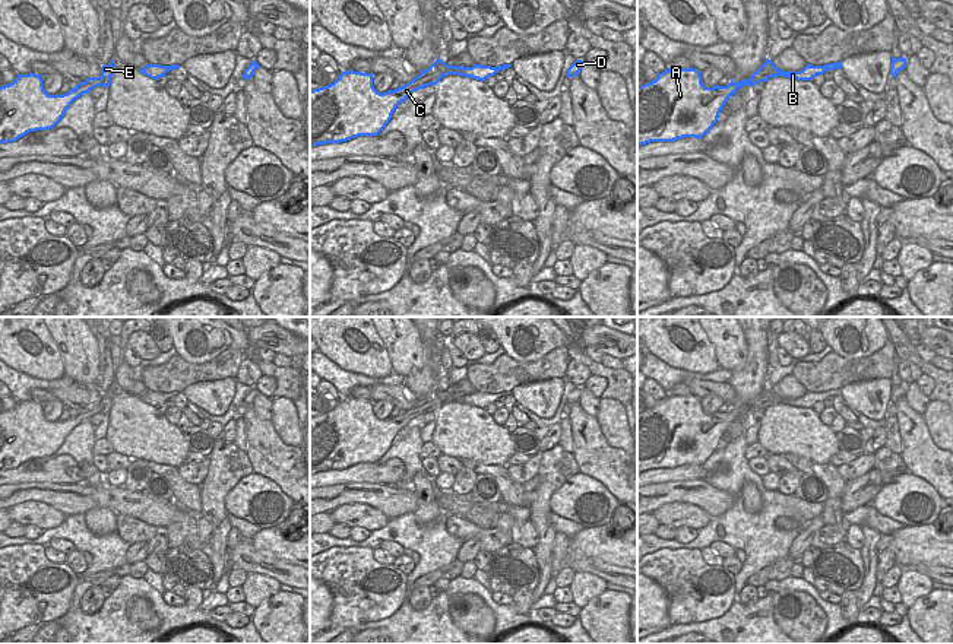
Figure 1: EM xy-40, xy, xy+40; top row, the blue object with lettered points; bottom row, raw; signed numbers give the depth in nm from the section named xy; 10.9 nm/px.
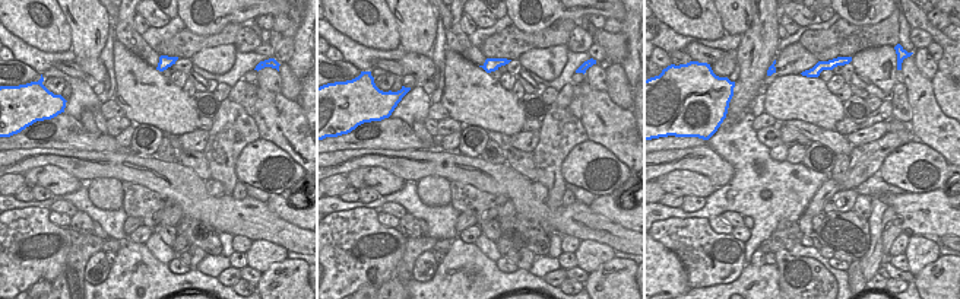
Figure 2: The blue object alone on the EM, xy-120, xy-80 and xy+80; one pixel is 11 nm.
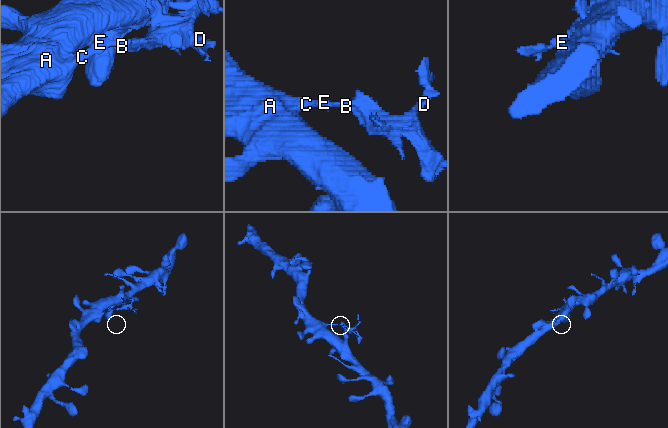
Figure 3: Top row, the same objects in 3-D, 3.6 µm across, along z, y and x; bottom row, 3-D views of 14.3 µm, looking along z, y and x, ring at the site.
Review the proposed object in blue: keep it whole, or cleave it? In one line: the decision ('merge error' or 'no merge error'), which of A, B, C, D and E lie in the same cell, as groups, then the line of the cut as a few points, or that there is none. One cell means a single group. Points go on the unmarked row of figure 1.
merge error; groups A C E / B D; cut xy (449, 393), (455, 400)

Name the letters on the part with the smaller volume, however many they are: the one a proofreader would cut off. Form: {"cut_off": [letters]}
{"cut_off": ["B", "D"]}

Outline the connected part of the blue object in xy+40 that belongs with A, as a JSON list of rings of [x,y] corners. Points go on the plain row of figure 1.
[[[769,386],[750,406],[737,410],[731,406],[726,413],[705,415],[700,399],[693,394],[658,400],[655,407],[637,413],[637,475],[683,464],[702,466],[741,413],[751,415],[782,400]]]

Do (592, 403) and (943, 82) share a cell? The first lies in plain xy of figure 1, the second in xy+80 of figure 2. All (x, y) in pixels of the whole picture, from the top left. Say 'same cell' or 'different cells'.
different cells

